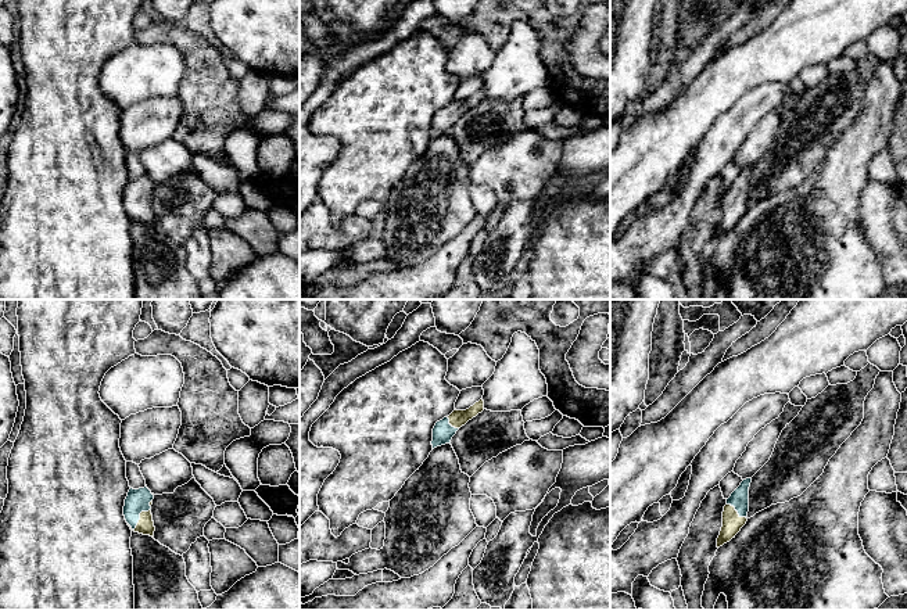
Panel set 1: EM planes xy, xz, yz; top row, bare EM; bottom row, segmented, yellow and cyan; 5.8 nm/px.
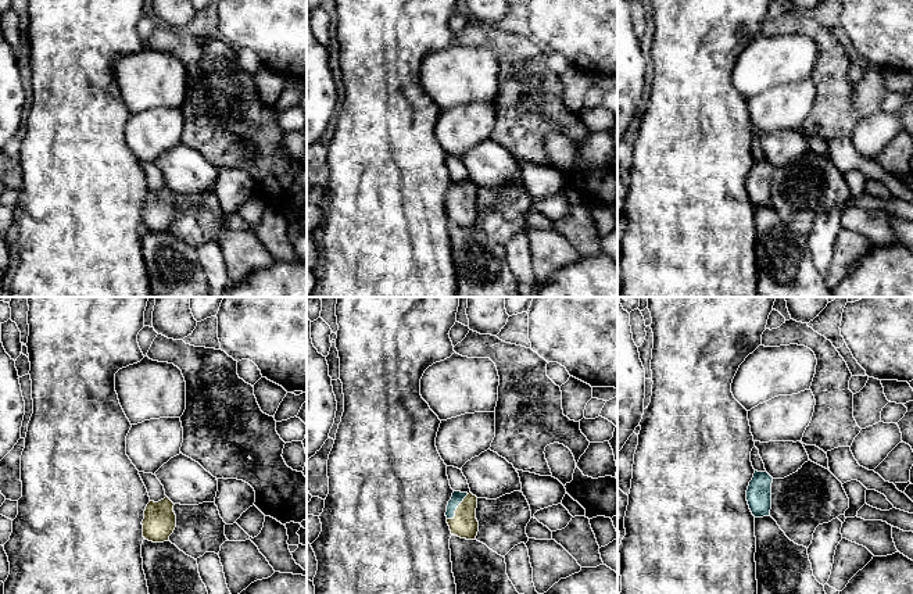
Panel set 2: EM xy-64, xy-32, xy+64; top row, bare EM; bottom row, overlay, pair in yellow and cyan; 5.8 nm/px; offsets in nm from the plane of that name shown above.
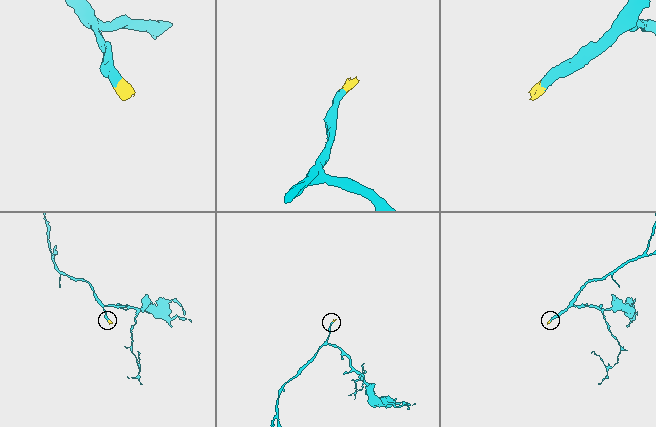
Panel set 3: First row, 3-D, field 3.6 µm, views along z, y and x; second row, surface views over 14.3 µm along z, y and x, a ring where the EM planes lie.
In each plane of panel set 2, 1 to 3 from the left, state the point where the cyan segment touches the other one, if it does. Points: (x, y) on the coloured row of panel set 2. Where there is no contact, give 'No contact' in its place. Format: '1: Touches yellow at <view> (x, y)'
1: No contact
2: Touches yellow at xy-32 (457, 508)
3: No contact

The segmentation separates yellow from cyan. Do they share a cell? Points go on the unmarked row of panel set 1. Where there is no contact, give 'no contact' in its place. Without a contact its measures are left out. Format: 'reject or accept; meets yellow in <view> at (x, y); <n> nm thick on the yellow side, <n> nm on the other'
accept; meets yellow in xy at (140, 207); 100 nm thick on the yellow side, 140 nm on the other

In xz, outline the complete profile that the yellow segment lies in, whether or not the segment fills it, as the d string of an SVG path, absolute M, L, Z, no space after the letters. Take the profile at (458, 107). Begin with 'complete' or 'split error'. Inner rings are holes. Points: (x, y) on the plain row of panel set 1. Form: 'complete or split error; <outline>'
split error; M480 89L469 98L455 98L448 107L444 107L442 110L437 111L433 118L433 139L445 133L451 133L451 129L456 123L456 121L483 100L484 90Z

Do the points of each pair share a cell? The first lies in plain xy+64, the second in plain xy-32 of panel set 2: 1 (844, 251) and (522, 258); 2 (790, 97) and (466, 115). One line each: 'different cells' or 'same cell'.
1: different cells
2: same cell

